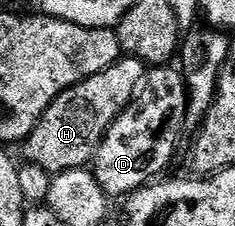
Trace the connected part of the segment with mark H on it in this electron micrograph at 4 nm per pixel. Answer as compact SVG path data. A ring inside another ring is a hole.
M122 56L110 68L63 90L46 108L42 120L22 143L25 163L35 163L55 176L68 169L87 167L114 120L131 104L146 78L146 66L138 58Z

